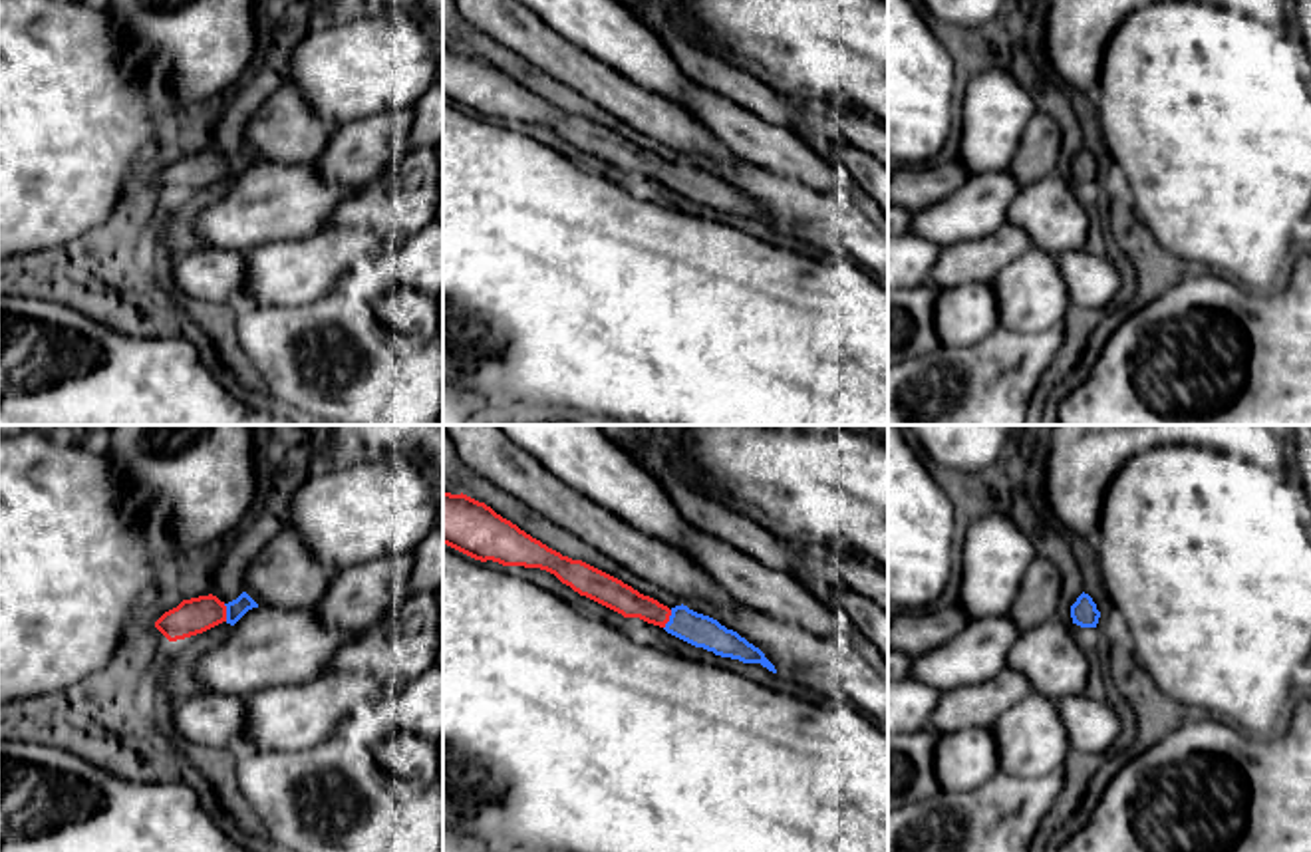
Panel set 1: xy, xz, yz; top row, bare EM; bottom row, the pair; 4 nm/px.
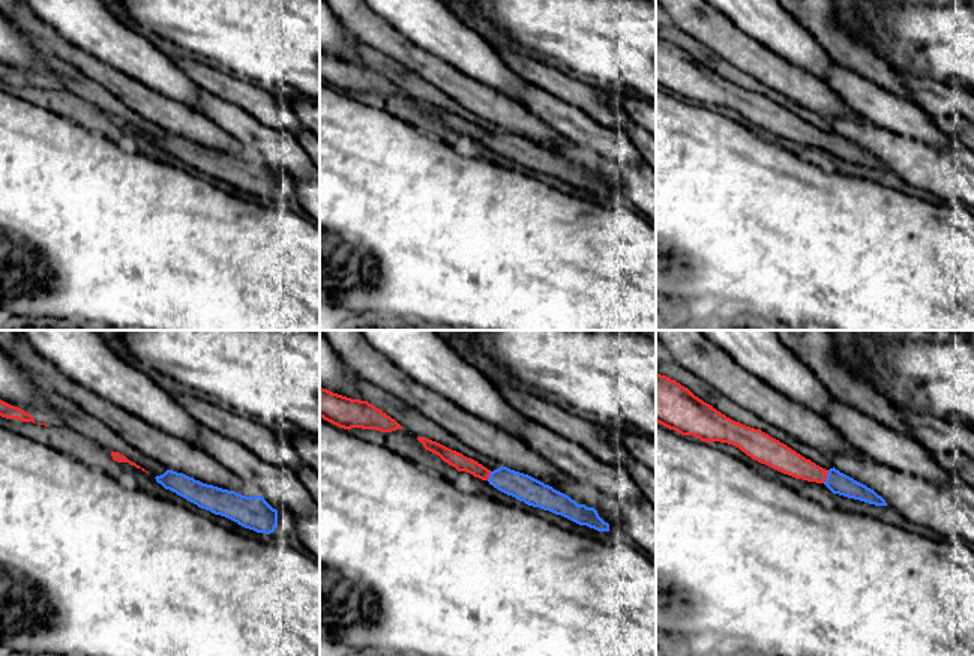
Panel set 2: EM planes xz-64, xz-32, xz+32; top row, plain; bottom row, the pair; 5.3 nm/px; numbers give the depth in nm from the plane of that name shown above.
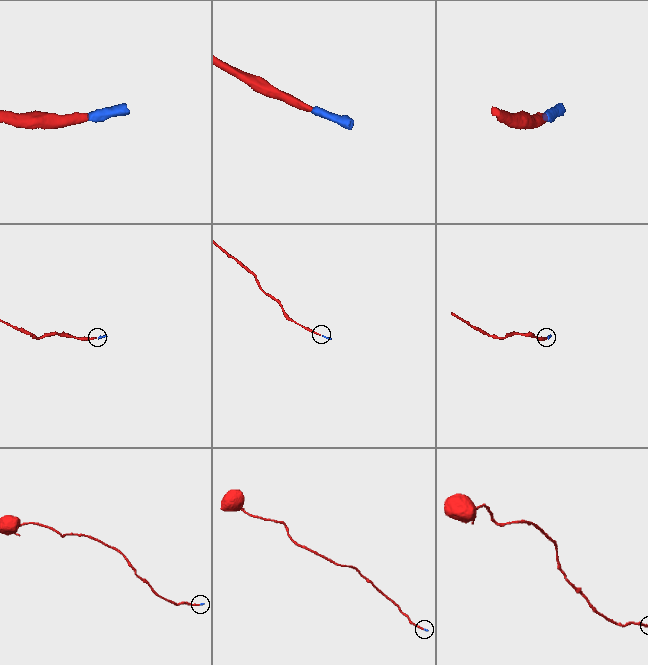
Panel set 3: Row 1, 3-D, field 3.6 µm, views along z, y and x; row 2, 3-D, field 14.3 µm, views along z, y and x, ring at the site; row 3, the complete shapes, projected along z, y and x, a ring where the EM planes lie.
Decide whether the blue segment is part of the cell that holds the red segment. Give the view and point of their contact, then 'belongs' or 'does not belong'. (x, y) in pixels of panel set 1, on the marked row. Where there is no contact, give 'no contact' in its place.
xz (668, 620) | belongs

